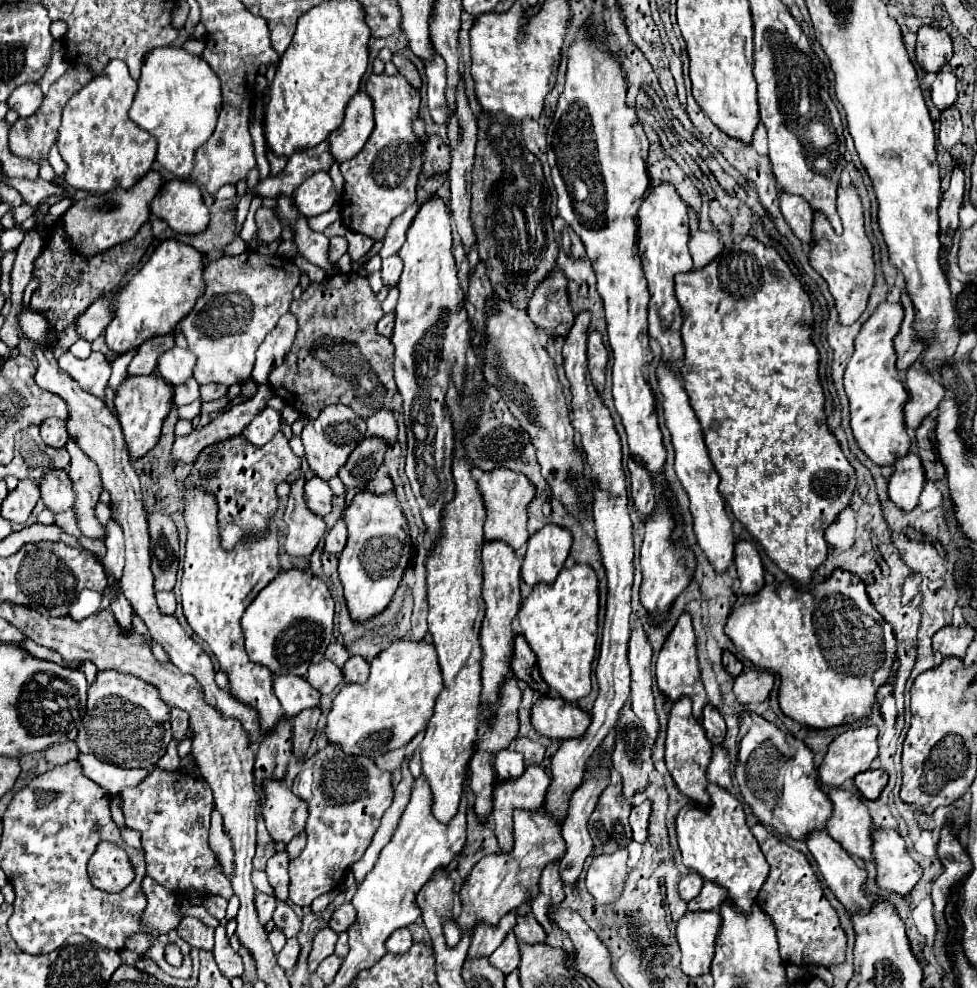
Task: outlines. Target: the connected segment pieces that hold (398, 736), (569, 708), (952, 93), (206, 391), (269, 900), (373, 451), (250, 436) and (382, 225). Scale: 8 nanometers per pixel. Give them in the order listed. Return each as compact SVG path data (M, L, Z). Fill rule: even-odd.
M402 639L402 641L392 641L380 655L376 655L370 663L370 677L362 685L346 683L338 695L334 697L332 711L326 715L326 725L324 733L328 743L338 745L346 755L364 755L364 757L380 757L386 751L398 749L402 745L408 745L412 737L424 729L428 723L434 701L438 697L438 691L444 688L443 678L440 675L436 651L432 645L424 641L414 641L414 639Z
M542 697L532 707L534 729L550 739L582 737L590 725L590 713L574 703L554 697Z
M940 71L938 73L930 93L932 93L932 103L940 111L954 105L954 101L956 101L956 83L958 83L958 79L956 79L956 75L952 71Z
M210 383L210 385L202 385L202 387L200 387L200 393L202 393L202 401L214 401L214 399L224 397L224 395L228 393L228 387Z
M262 893L256 895L256 911L258 911L258 917L260 917L262 925L266 925L272 919L274 907L276 907L274 895L262 895Z
M374 437L364 439L354 449L354 455L350 455L346 467L342 467L338 477L348 489L366 489L368 481L384 463L386 451L388 451L388 443L384 439L374 439Z
M266 407L262 409L252 421L250 425L242 431L242 435L252 443L252 445L266 445L274 433L280 431L280 413L274 411L272 407Z
M372 73L366 81L366 93L374 105L376 127L364 149L354 159L340 165L346 179L342 217L348 229L382 241L392 219L402 215L416 201L416 187L424 163L424 145L418 143L412 123L420 115L420 95L400 73L392 77L386 73Z

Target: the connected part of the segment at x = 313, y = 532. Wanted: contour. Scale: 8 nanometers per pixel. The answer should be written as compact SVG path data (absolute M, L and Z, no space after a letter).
M296 479L290 483L288 507L284 513L284 521L288 525L288 533L284 539L284 549L290 557L308 557L318 547L320 539L326 533L326 523L322 517L314 515L304 505L304 483L306 479Z

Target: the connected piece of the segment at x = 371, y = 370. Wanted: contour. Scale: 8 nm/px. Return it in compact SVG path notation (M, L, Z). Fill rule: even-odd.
M338 273L322 283L312 283L300 299L292 301L290 311L298 319L298 333L290 351L286 353L284 363L276 367L268 379L268 385L278 397L282 397L290 407L308 419L316 419L324 407L334 403L350 407L362 419L374 415L380 409L398 411L402 407L402 397L398 395L398 387L392 375L394 345L390 339L376 333L376 323L384 313L366 277L358 273Z

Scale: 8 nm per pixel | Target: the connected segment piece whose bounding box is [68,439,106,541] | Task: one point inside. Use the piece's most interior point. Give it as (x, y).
(84, 475)

